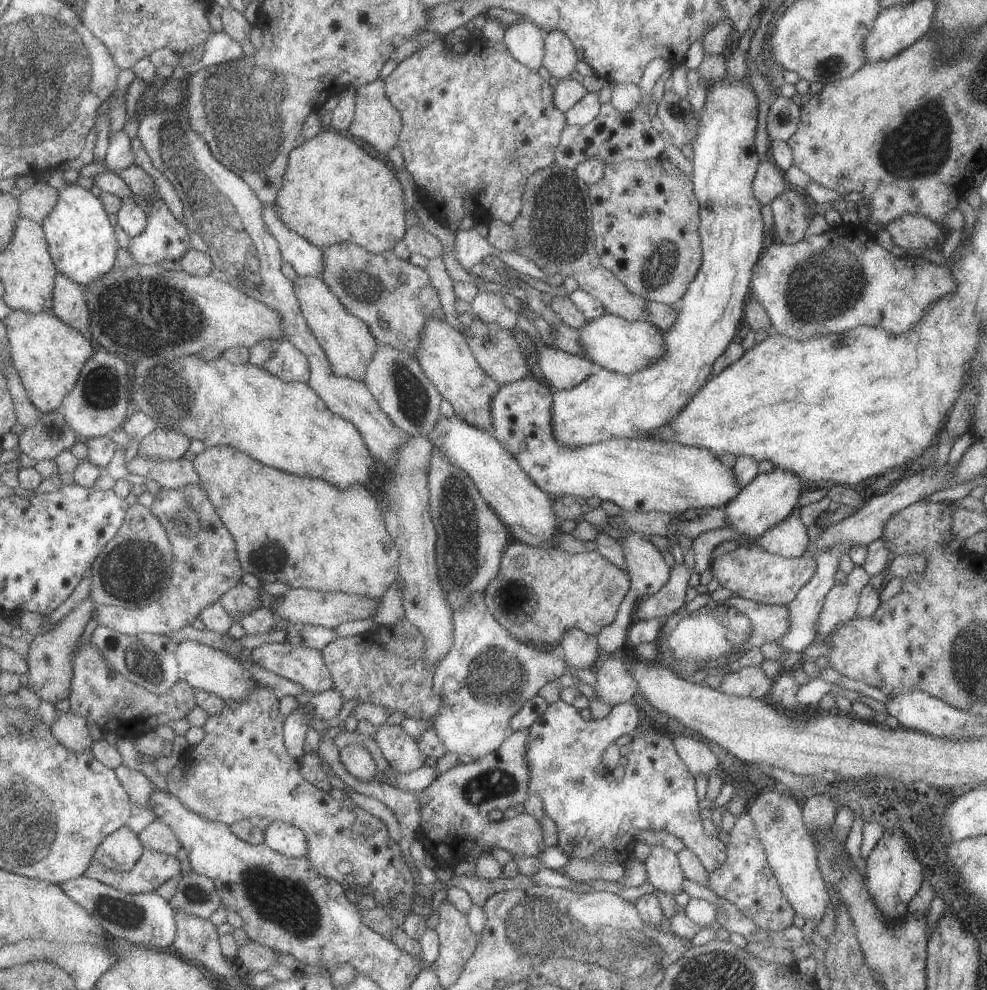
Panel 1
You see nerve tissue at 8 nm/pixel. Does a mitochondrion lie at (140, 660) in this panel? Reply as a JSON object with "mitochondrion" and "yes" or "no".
{"mitochondrion":"yes"}

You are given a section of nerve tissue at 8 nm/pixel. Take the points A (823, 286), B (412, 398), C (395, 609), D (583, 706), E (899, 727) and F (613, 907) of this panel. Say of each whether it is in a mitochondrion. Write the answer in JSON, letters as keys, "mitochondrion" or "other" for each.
{"A":"mitochondrion","B":"mitochondrion","C":"other","D":"other","E":"other","F":"other"}

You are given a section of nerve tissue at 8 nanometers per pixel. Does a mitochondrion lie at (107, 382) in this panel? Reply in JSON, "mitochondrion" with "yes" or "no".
{"mitochondrion":"yes"}

